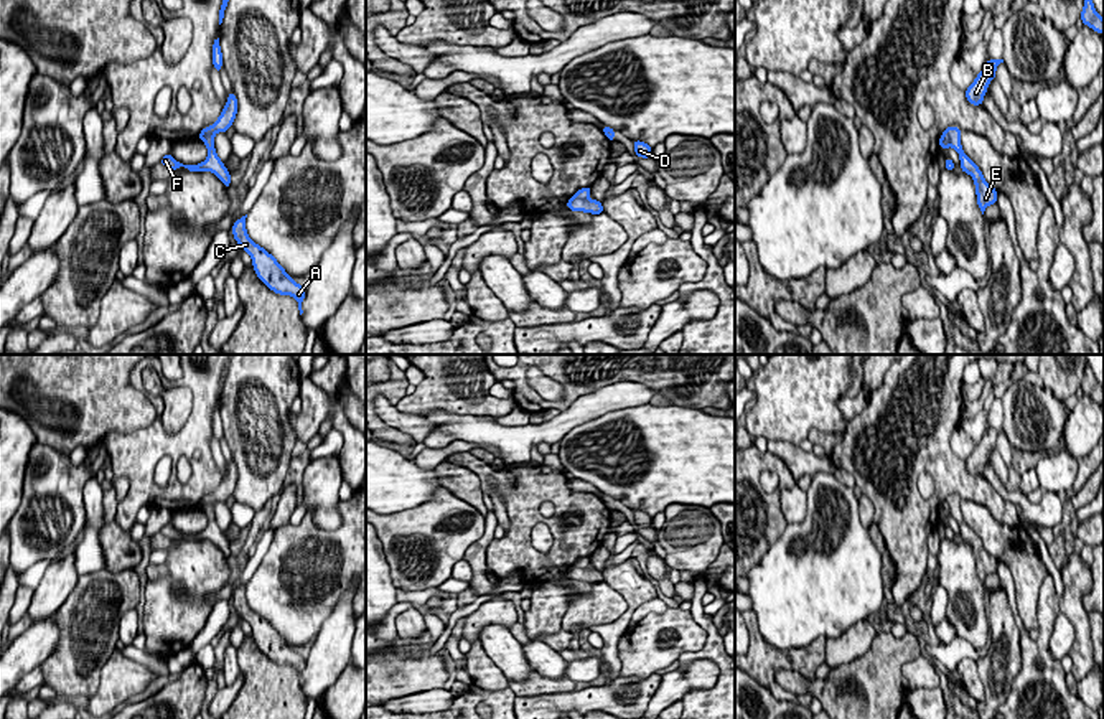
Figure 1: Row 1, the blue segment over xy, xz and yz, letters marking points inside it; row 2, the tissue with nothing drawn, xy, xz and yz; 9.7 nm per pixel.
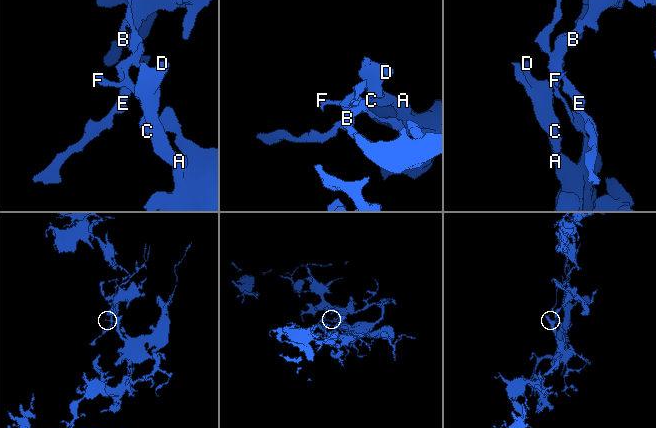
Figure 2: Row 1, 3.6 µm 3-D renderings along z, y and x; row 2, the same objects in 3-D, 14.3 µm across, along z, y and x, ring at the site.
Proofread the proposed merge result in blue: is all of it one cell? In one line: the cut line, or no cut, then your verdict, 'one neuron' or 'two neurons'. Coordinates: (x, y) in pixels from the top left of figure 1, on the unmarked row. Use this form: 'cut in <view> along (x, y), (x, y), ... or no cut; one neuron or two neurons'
no cut; one neuron

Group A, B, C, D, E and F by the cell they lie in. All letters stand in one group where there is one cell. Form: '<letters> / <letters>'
A B C D E F

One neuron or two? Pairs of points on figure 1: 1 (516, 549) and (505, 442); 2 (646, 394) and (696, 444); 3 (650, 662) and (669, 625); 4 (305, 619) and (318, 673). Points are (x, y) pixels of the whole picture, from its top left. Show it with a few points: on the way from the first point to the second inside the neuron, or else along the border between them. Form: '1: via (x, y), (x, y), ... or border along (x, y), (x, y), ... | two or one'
1: border along (506, 464), (519, 465) | two
2: border along (648, 403), (625, 406), (610, 413) | two
3: via (650, 652), (659, 630) | one
4: border along (336, 604), (315, 637) | two

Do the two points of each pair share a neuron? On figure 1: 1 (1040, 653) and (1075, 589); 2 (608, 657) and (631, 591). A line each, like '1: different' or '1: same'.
1: different
2: same

